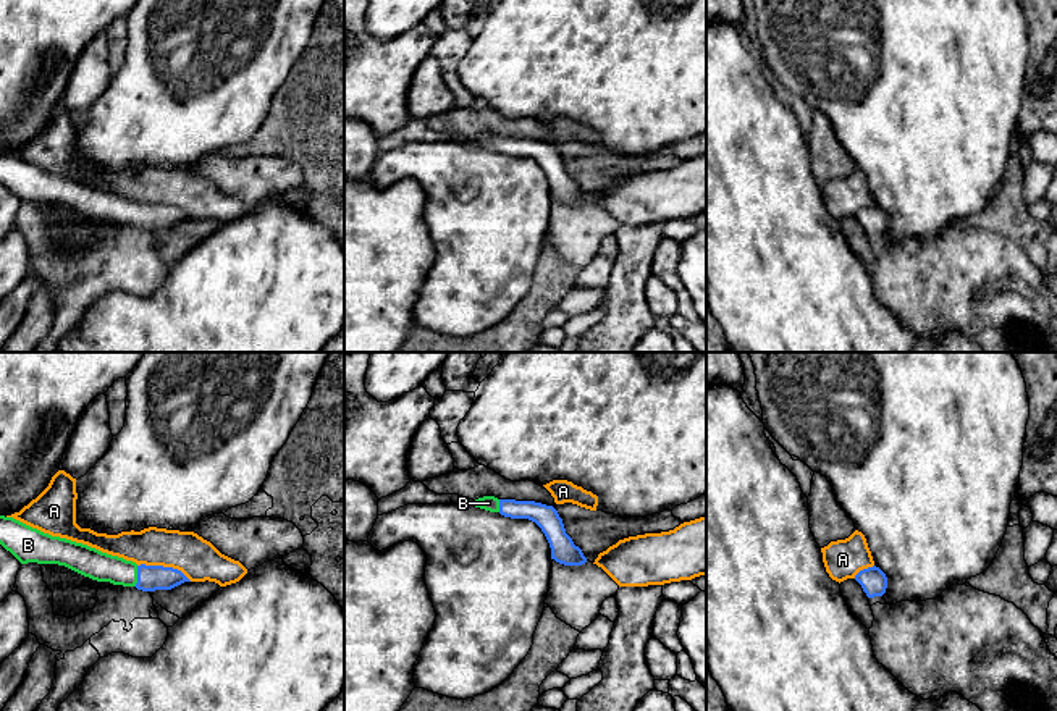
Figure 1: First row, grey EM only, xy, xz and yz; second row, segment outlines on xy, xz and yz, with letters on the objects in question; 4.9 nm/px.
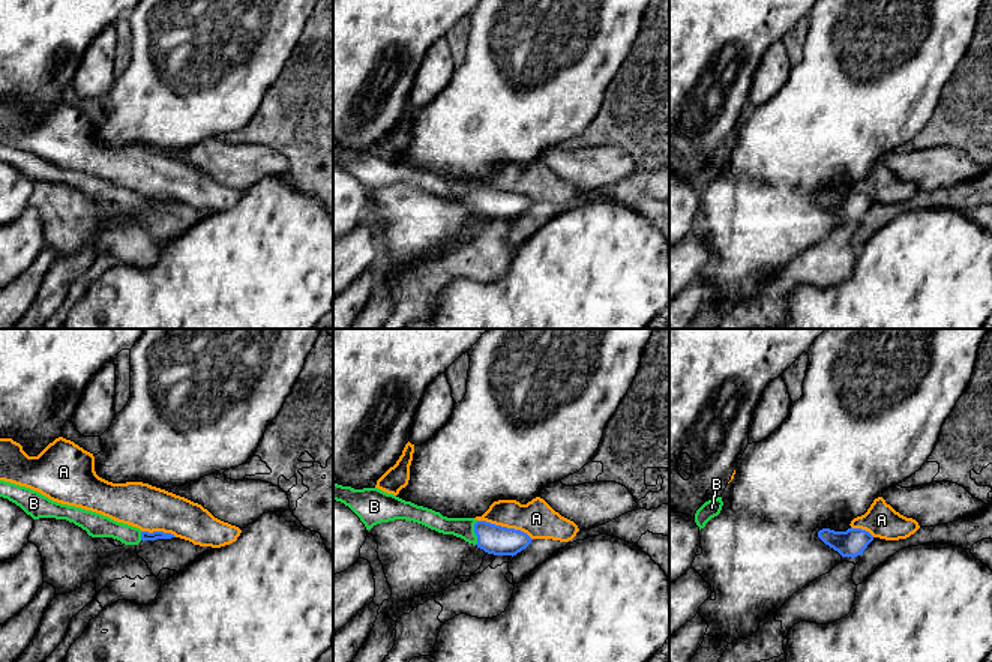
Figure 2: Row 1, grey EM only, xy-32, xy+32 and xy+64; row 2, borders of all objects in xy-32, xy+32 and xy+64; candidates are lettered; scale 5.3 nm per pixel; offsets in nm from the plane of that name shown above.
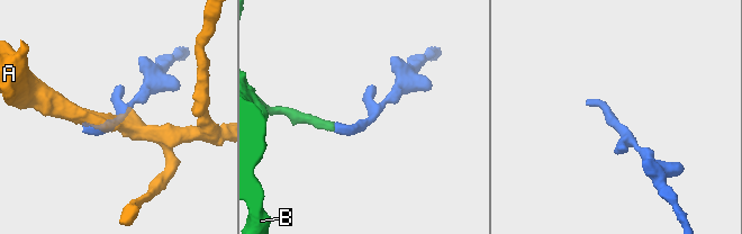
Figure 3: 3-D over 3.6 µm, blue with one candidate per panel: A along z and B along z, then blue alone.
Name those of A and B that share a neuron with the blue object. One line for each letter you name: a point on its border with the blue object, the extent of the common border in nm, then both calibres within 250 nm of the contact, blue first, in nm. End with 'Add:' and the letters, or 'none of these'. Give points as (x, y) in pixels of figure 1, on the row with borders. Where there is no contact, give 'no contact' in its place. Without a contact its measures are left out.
B: meets blue in xy at (138, 576); contact 110 nm long; 130 nm thick on the blue side, 150 nm on the other
Add: B

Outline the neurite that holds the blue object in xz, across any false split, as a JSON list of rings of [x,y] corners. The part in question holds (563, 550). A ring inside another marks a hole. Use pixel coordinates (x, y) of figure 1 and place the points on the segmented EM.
[[[495,496],[478,498],[472,506],[490,512],[499,512],[504,517],[535,522],[550,543],[551,559],[559,564],[582,566],[587,562],[582,549],[575,546],[572,538],[566,533],[562,519],[553,506],[535,501],[498,499]]]

